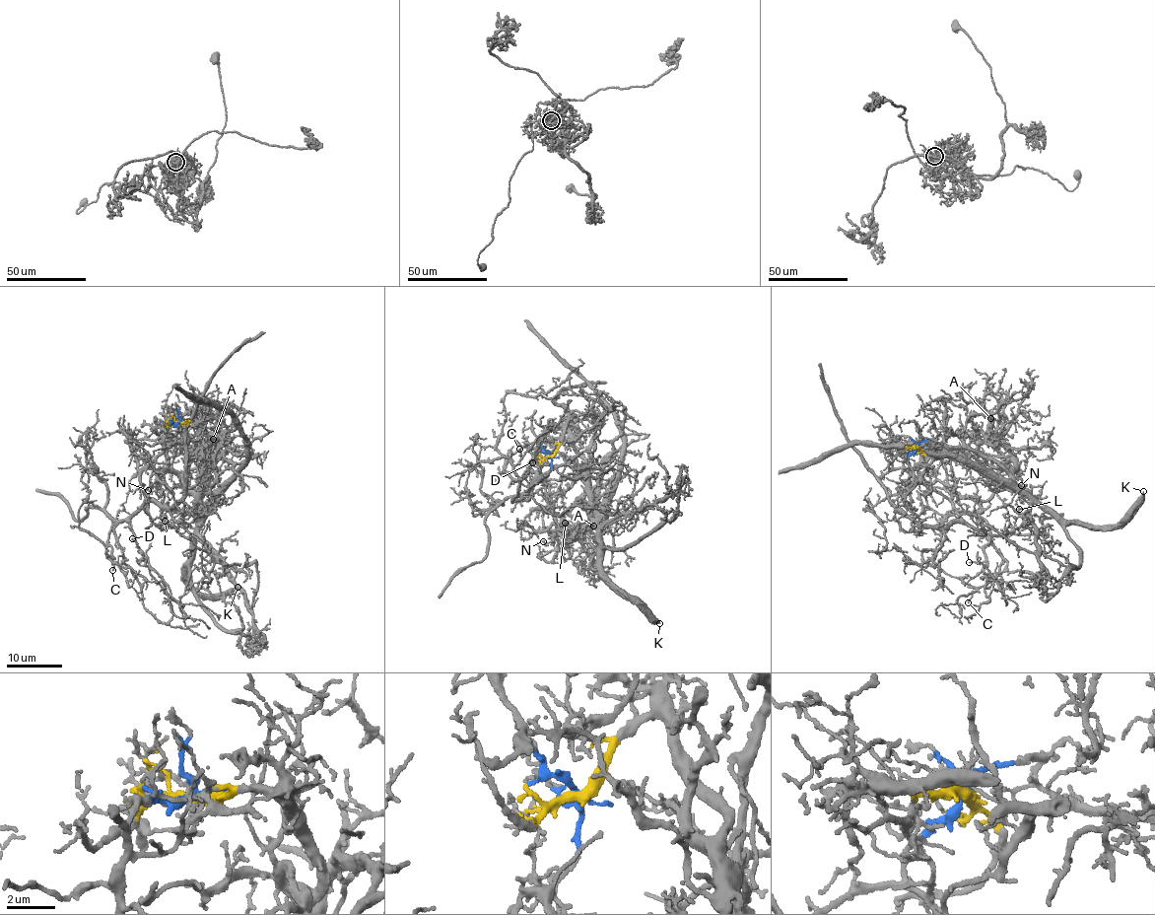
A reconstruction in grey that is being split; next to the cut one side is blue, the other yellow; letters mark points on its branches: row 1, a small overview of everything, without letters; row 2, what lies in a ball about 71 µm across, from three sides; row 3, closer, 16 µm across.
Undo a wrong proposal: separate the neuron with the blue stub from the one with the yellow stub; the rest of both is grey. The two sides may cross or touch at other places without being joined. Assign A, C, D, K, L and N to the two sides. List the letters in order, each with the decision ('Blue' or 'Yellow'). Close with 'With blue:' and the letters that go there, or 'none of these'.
A: Yellow
C: Blue
D: Blue
K: Yellow
L: Yellow
N: Yellow
With blue: C, D

